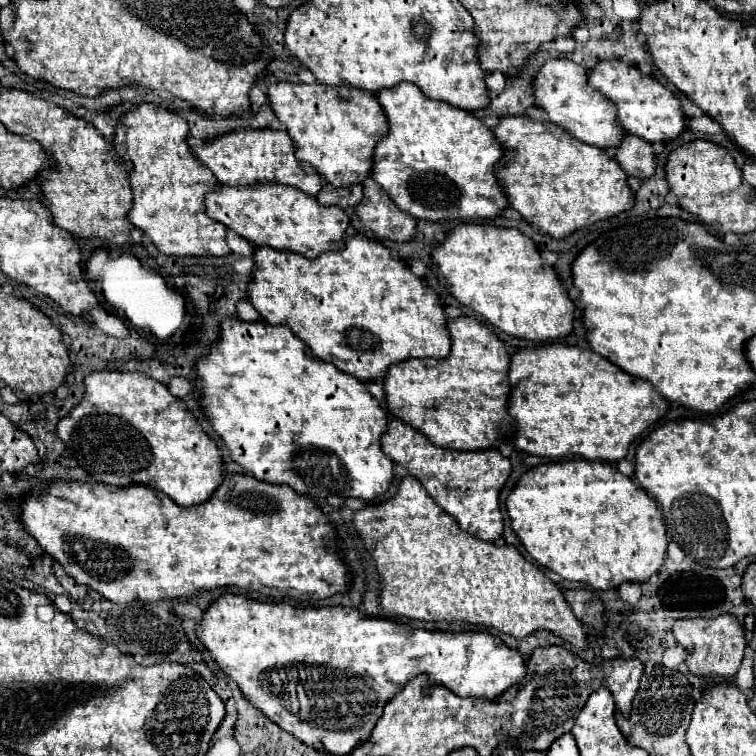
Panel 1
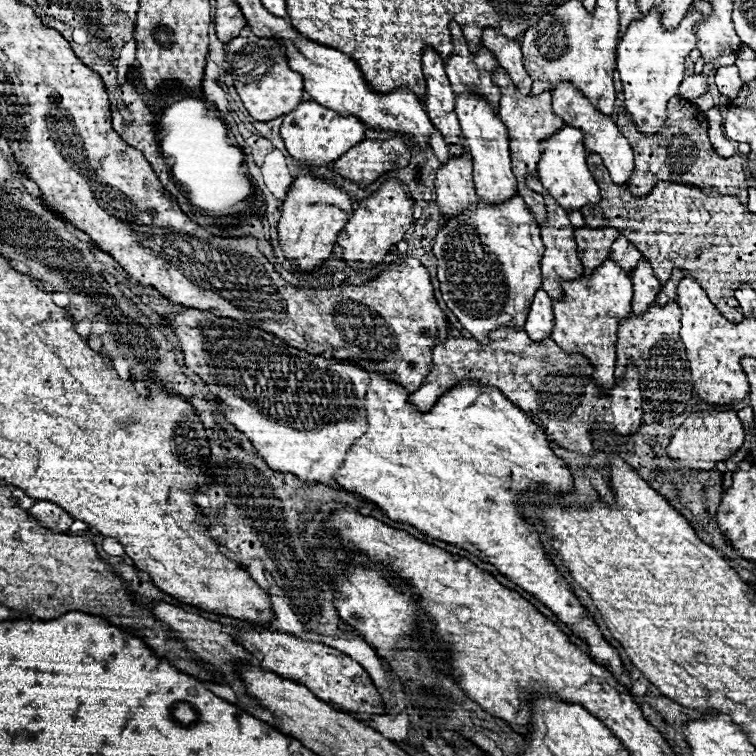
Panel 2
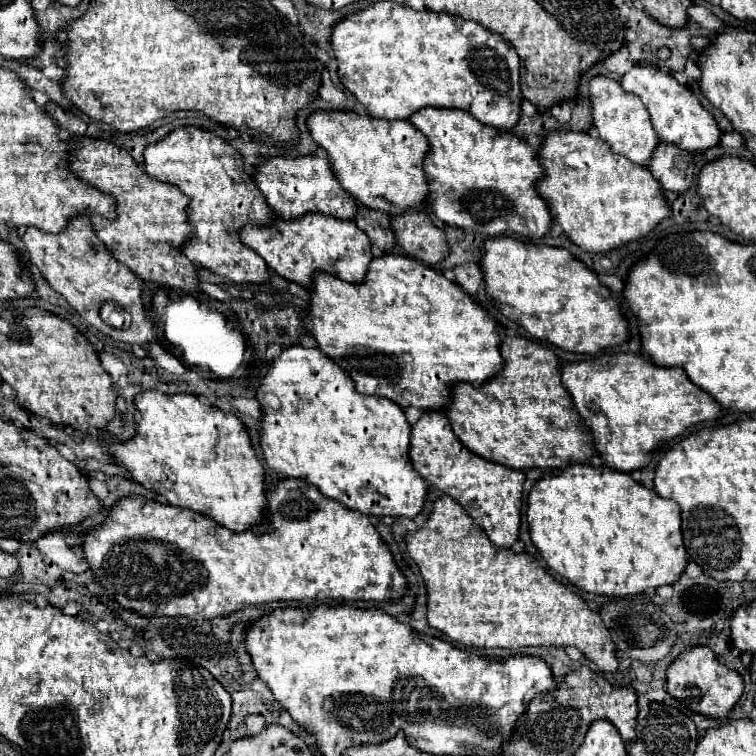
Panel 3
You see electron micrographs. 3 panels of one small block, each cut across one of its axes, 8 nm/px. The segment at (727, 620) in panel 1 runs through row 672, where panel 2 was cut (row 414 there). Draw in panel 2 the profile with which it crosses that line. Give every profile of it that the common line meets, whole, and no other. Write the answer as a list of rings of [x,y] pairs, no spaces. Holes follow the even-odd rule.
[[[696,412],[686,418],[686,422],[676,430],[674,438],[670,440],[666,454],[668,458],[676,460],[678,468],[682,470],[714,470],[716,462],[728,460],[736,454],[744,444],[744,428],[736,416],[736,412]]]

